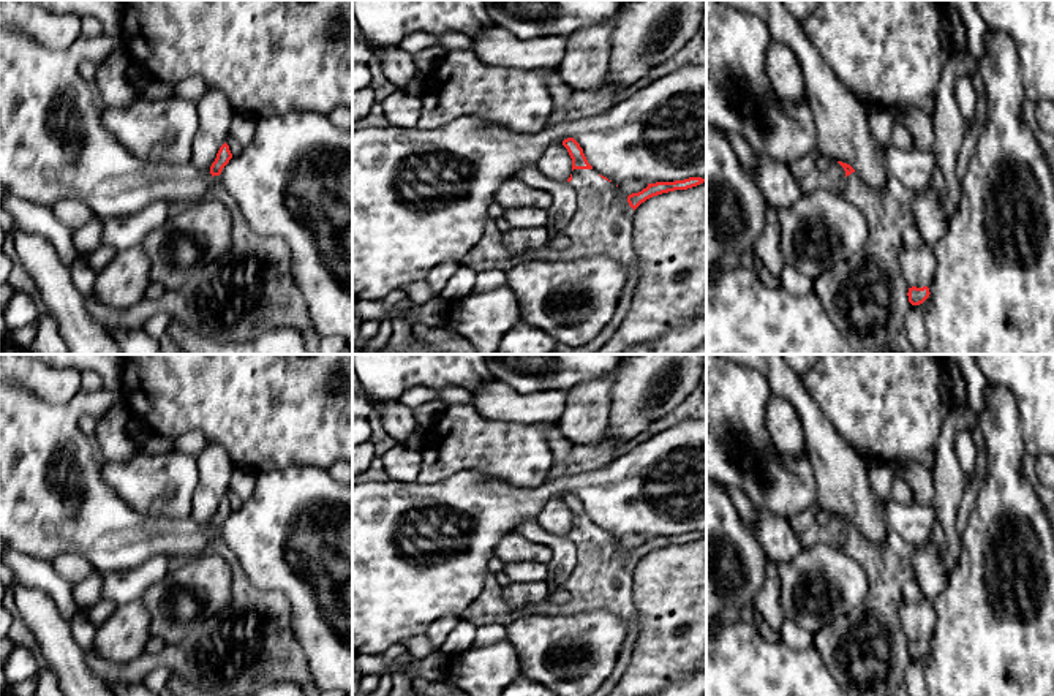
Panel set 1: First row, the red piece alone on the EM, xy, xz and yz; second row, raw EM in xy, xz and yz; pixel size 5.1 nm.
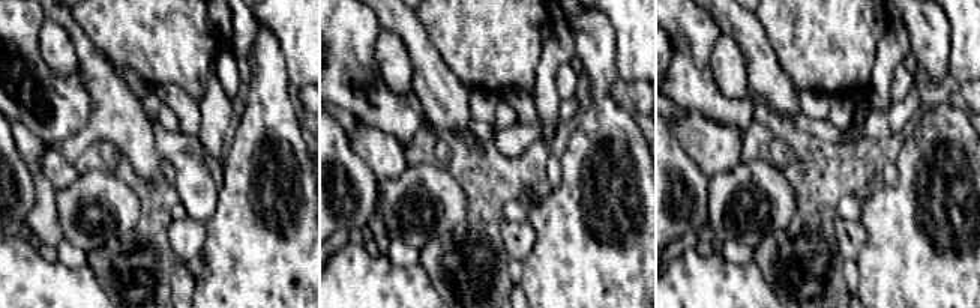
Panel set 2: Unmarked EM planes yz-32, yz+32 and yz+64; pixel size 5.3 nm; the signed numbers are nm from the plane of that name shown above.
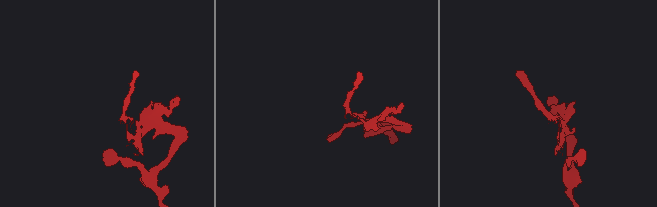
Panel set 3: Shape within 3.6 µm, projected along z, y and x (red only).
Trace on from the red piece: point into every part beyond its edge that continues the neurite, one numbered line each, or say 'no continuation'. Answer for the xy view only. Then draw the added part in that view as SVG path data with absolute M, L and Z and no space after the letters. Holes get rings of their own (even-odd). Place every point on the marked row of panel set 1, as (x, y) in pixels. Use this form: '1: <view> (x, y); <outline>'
no continuation

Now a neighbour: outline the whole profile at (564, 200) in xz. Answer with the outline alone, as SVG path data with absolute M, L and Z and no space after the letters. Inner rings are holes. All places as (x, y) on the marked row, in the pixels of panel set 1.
M537 165L521 168L515 179L551 196L551 206L547 209L548 231L561 233L569 226L580 202L577 190L567 180L558 182L545 177Z

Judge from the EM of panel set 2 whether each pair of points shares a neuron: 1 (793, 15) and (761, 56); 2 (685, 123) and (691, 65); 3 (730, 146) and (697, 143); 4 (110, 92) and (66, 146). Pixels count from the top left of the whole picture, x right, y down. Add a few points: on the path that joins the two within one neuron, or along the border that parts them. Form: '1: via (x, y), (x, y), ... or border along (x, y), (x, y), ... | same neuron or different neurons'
1: border along (755, 15), (779, 68), (787, 75) | different neurons
2: border along (674, 102), (719, 122) | different neurons
3: via (722, 146), (704, 143) | same neuron
4: via (110, 108), (110, 114), (83, 140) | same neuron

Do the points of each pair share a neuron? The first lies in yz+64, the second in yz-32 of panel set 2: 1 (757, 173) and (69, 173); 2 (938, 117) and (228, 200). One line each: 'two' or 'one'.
1: two
2: one

